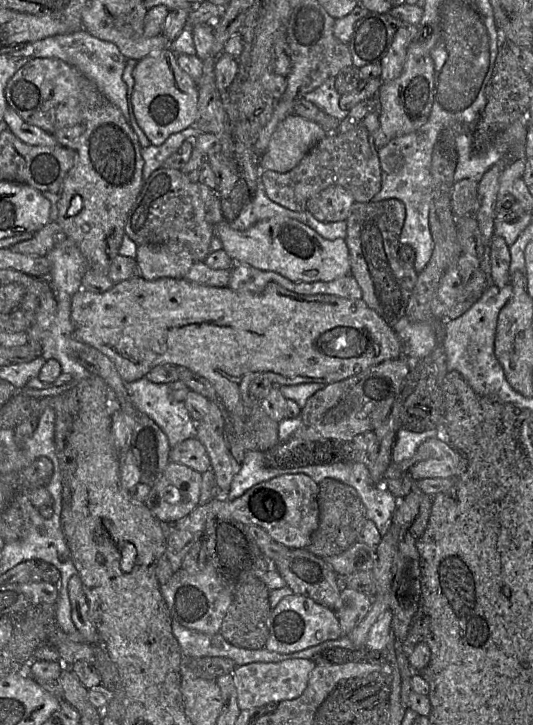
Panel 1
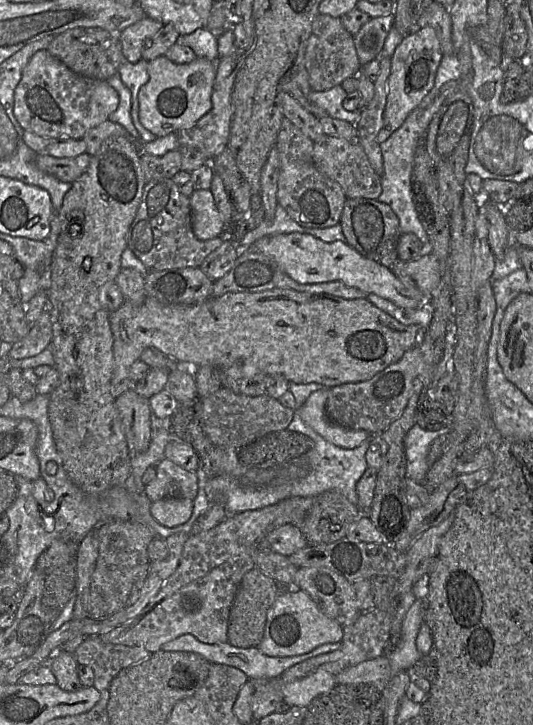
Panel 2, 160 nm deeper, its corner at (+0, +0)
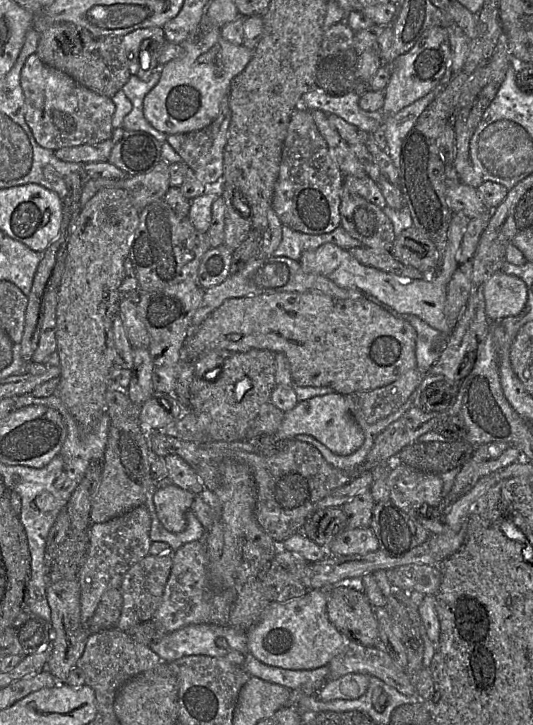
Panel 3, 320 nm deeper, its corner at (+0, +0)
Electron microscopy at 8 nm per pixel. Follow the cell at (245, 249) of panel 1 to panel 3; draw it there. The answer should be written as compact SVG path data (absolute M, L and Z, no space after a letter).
M463 213L453 214L441 263L437 269L425 274L426 277L422 279L401 279L393 274L362 265L349 253L349 250L332 243L325 243L315 250L303 252L298 262L305 272L324 276L342 288L356 289L364 295L374 296L397 313L415 315L443 335L450 335L452 329L449 329L444 313L447 288L457 268L457 257L470 220Z

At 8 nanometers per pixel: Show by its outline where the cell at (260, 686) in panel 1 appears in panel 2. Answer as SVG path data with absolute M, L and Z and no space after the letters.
M324 670L286 684L283 687L283 701L289 706L308 707L319 695L337 685L335 675Z

